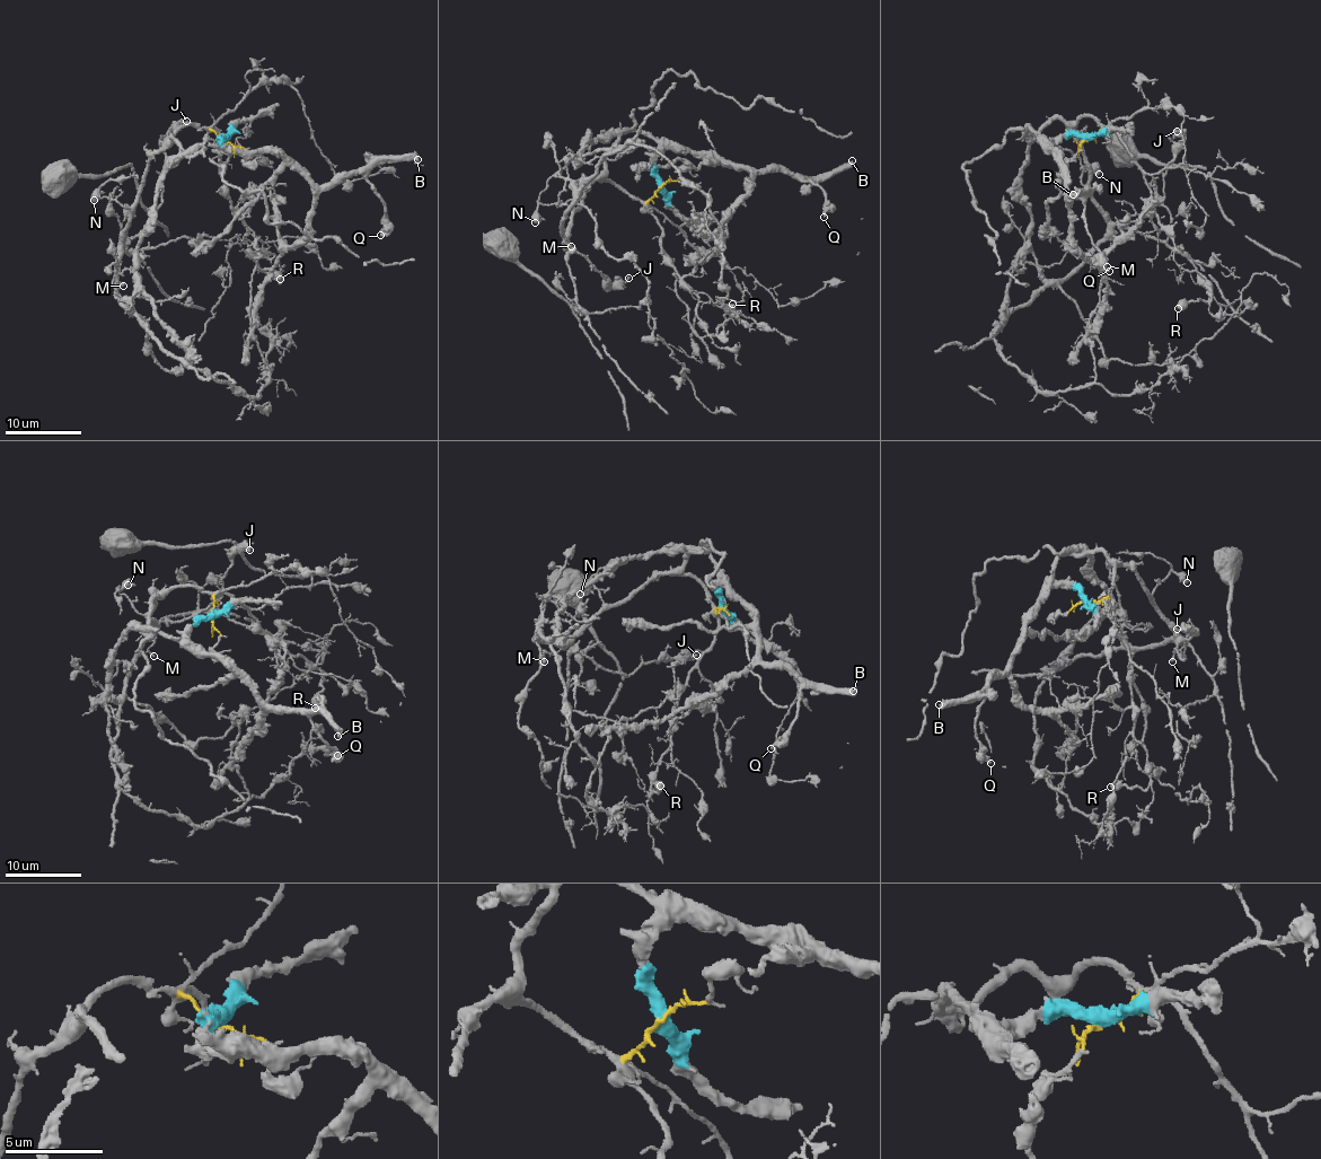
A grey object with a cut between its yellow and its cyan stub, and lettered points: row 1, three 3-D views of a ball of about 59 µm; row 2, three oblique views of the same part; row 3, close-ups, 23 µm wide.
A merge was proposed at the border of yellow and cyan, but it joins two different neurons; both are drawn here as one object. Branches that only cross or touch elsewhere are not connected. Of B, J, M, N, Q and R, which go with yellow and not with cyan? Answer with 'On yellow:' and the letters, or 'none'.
On yellow: J, M, N, R

